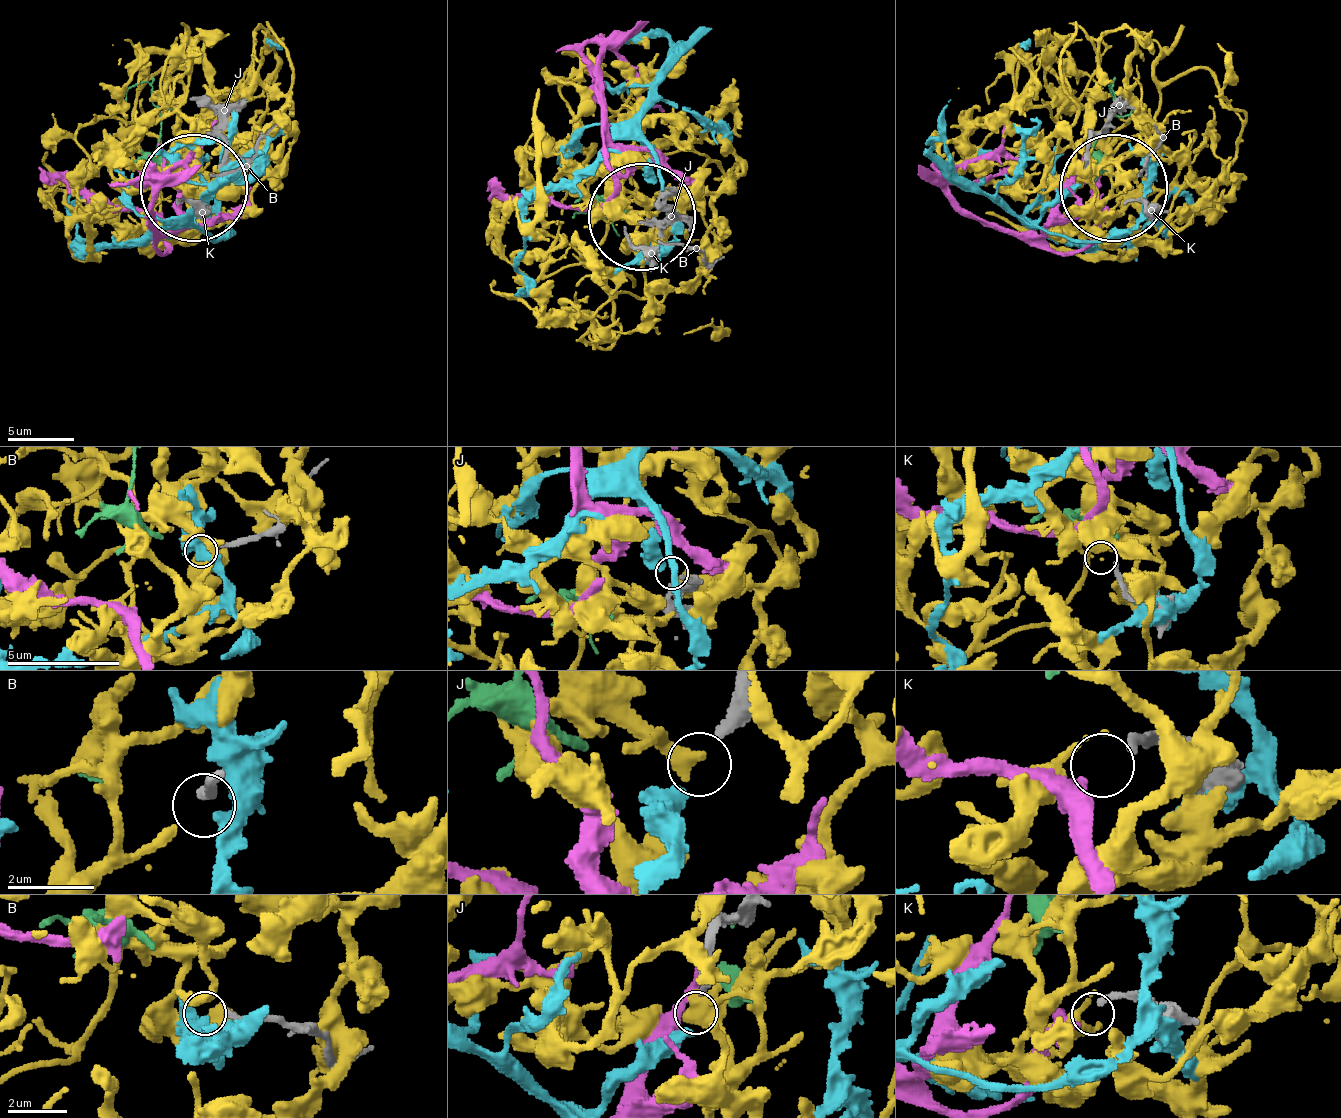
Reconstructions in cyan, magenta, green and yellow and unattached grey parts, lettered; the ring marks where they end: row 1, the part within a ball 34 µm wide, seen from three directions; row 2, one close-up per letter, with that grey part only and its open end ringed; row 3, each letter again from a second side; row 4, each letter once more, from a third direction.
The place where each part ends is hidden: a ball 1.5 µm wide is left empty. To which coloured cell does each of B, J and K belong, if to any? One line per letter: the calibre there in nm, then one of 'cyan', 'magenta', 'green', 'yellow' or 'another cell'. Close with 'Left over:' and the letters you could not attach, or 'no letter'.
B: calibre 240 nm; another cell
J: calibre 280 nm; cyan
K: calibre 200 nm; magenta
Left over: B

